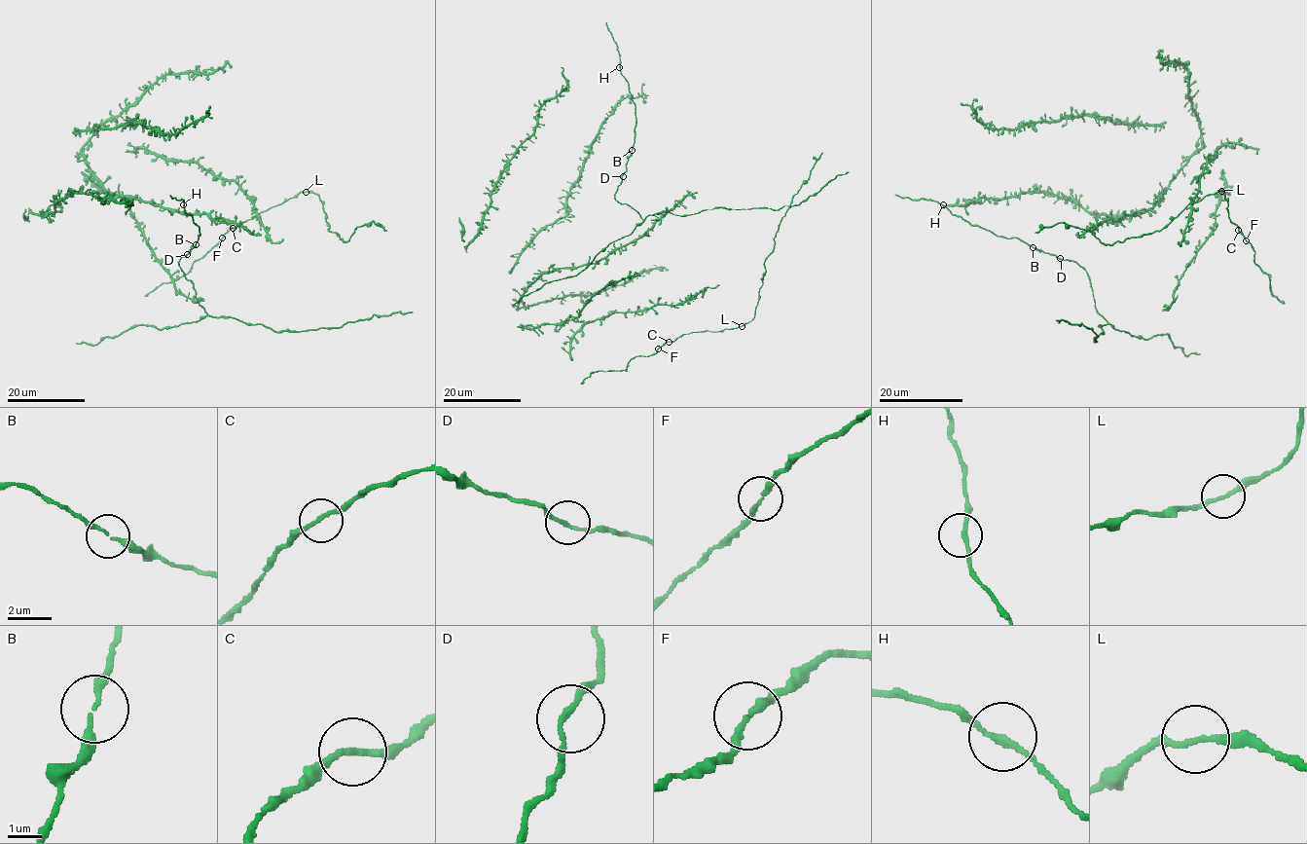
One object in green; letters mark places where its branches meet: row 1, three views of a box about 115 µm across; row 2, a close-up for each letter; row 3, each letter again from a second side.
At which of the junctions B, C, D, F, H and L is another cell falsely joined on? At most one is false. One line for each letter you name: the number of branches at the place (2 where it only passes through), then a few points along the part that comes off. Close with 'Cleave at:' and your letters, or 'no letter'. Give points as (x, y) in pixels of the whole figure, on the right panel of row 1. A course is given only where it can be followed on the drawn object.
Cleave at: no letter

